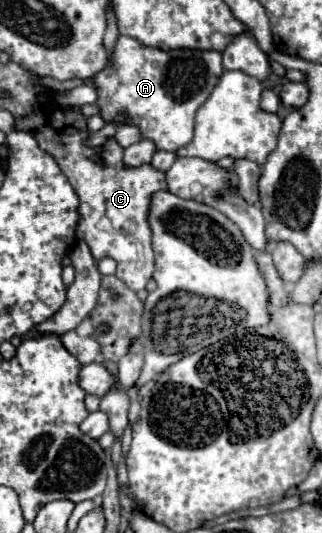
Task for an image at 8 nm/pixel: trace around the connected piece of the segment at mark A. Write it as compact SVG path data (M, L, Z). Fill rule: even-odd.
M118 36L108 64L94 76L94 86L98 90L96 106L104 122L112 122L116 116L124 116L124 124L136 126L144 140L154 142L156 150L176 152L194 138L194 114L206 102L214 90L222 68L222 54L218 50L160 50L152 46L142 46L130 36Z

